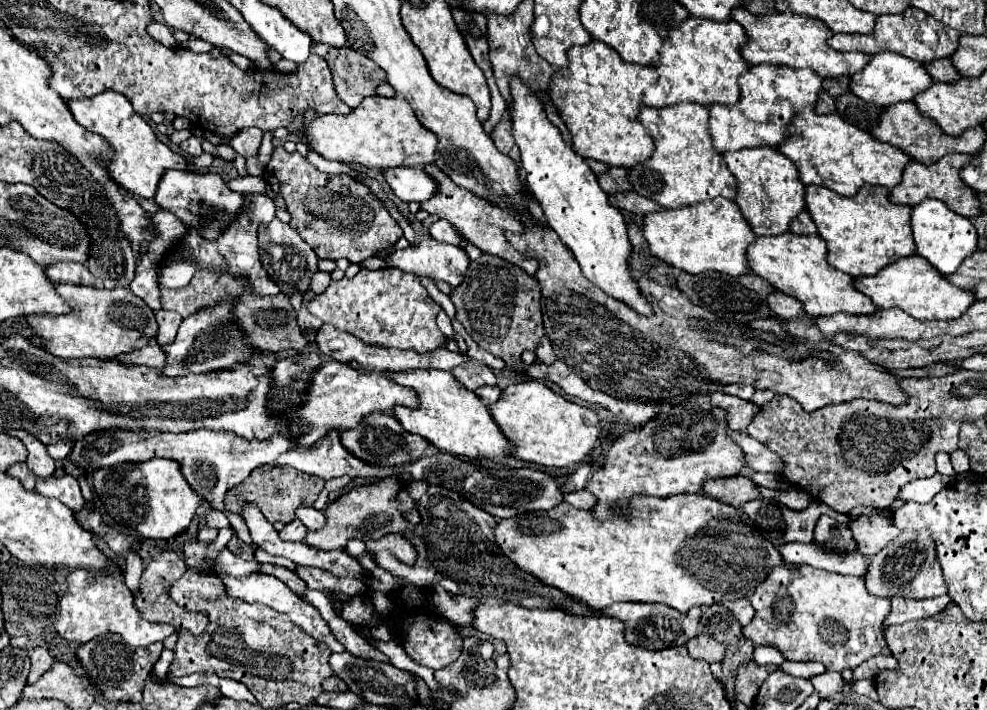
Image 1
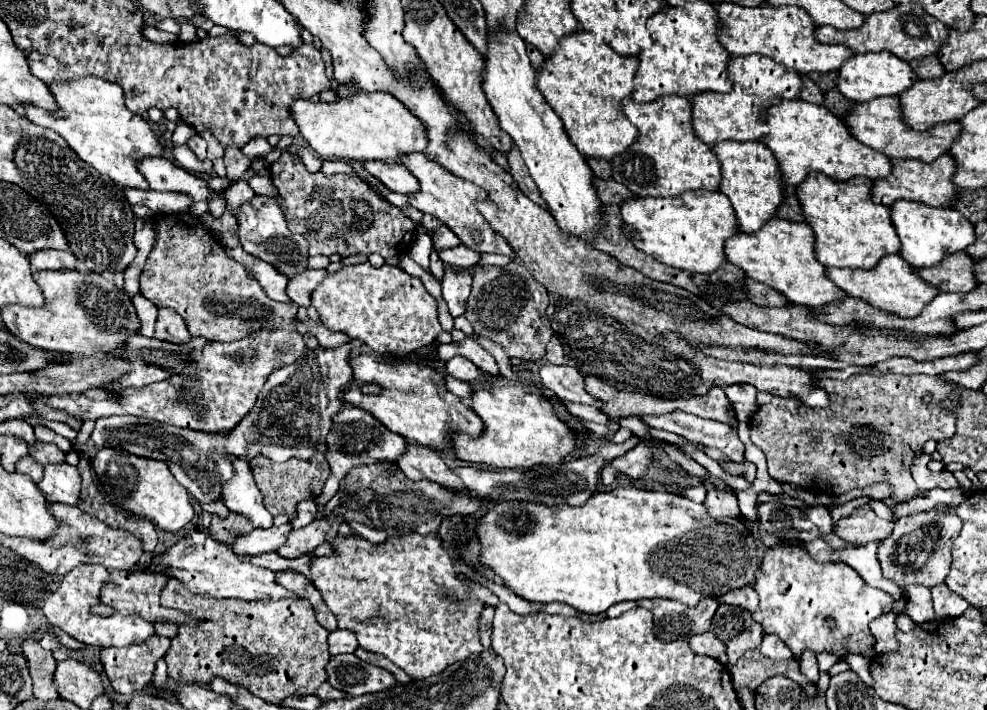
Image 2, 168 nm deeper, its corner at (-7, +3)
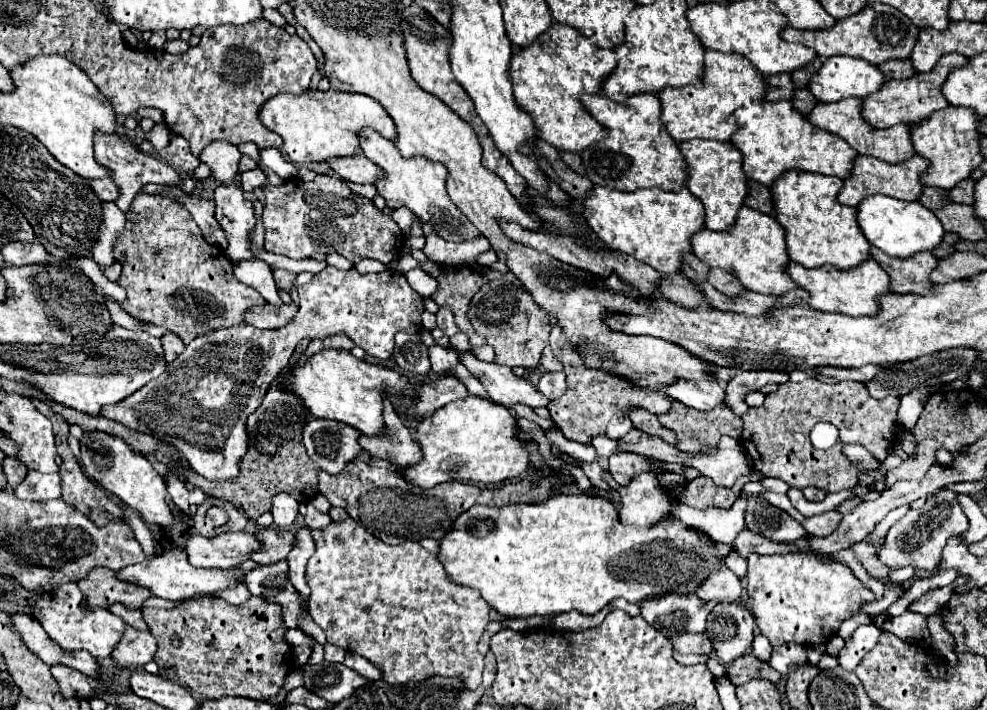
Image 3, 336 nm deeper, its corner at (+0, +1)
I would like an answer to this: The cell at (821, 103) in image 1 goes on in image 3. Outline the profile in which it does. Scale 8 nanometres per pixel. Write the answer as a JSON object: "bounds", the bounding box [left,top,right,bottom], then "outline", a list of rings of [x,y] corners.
{"bounds":[766,74,794,100],"outline":[[[772,74],[768,78],[768,90],[766,90],[766,100],[790,100],[794,92],[794,86],[790,82],[788,74]]]}

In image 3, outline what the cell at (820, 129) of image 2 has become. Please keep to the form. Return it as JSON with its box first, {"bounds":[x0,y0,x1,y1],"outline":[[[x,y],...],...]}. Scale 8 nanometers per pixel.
{"bounds":[730,100,858,186],"outline":[[[758,100],[736,110],[730,118],[738,130],[730,136],[730,144],[742,152],[742,170],[746,178],[770,186],[786,170],[818,172],[826,176],[846,178],[850,174],[850,162],[858,152],[854,152],[842,138],[812,126],[800,112],[792,108],[790,102],[768,102]]]}

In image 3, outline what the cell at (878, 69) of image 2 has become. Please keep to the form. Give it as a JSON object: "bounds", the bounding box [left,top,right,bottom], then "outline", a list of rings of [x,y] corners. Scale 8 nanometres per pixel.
{"bounds":[808,56,884,102],"outline":[[[850,56],[828,58],[810,78],[808,90],[820,102],[838,102],[842,98],[864,98],[884,84],[884,74],[868,62]]]}

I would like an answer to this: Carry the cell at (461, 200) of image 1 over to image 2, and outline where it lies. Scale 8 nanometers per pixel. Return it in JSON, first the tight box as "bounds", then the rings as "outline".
{"bounds":[401,152,517,258],"outline":[[[413,152],[413,156],[405,156],[405,160],[401,160],[401,164],[407,166],[413,172],[413,176],[417,176],[417,180],[421,184],[421,192],[415,198],[409,198],[409,204],[413,208],[417,208],[417,210],[421,210],[425,214],[437,216],[471,250],[477,250],[477,252],[497,252],[497,254],[505,254],[509,258],[517,258],[513,248],[503,240],[503,236],[493,232],[489,222],[477,210],[477,202],[483,202],[483,198],[487,198],[483,188],[477,188],[475,184],[457,178],[453,172],[449,172],[441,164],[429,160],[421,152]]]}

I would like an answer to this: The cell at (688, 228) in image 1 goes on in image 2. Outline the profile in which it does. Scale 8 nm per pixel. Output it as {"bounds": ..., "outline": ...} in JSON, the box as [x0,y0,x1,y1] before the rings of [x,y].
{"bounds":[621,190,739,274],"outline":[[[695,190],[677,198],[635,198],[621,206],[621,216],[635,234],[629,234],[645,254],[673,268],[693,274],[711,274],[727,262],[725,242],[739,234],[737,216],[727,196],[721,192]]]}

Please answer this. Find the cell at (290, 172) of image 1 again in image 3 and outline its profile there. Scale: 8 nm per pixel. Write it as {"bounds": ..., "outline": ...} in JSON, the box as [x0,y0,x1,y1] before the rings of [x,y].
{"bounds":[262,174,404,264],"outline":[[[318,174],[312,182],[286,180],[280,186],[268,184],[268,188],[264,190],[264,196],[266,196],[266,208],[264,208],[262,220],[266,226],[266,244],[264,246],[268,252],[282,254],[282,256],[288,256],[294,260],[310,258],[310,254],[314,254],[314,252],[322,252],[322,254],[338,252],[354,264],[364,260],[364,258],[374,258],[374,260],[388,264],[402,250],[404,232],[398,228],[398,224],[390,216],[382,214],[382,210],[378,210],[372,200],[354,194],[346,186],[346,182],[340,178]]]}

